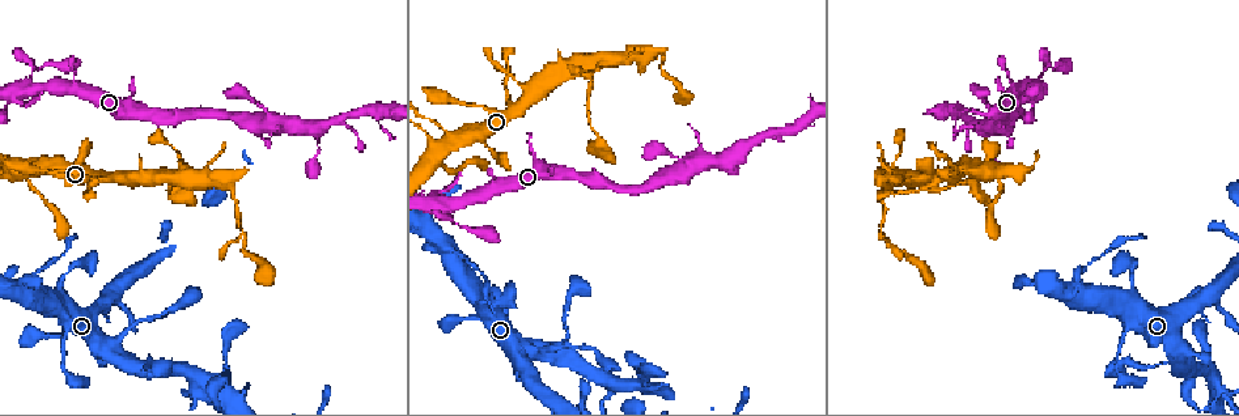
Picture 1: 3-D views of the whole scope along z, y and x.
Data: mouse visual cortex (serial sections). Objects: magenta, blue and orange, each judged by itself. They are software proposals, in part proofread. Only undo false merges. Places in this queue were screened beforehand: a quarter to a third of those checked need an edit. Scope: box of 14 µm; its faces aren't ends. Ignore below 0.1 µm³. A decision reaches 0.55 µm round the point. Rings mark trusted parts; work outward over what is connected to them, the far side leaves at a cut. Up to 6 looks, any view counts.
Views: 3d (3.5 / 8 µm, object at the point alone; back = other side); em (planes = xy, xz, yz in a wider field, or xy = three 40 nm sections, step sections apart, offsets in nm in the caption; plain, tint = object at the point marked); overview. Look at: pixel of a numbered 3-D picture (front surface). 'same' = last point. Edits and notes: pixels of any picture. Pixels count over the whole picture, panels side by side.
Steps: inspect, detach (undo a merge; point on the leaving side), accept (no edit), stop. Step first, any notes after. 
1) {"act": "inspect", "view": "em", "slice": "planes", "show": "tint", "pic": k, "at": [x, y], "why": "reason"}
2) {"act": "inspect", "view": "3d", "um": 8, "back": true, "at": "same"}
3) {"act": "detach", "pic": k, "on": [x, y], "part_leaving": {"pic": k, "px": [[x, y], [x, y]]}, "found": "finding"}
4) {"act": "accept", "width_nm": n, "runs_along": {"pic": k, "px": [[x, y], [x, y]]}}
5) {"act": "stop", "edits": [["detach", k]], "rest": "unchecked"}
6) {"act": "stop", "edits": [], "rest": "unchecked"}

{"act": "inspect", "view": "em", "slice": "xy", "step": 5, "show": "tint", "pic": 1, "at": [226, 184], "why": "thick turns thin"}

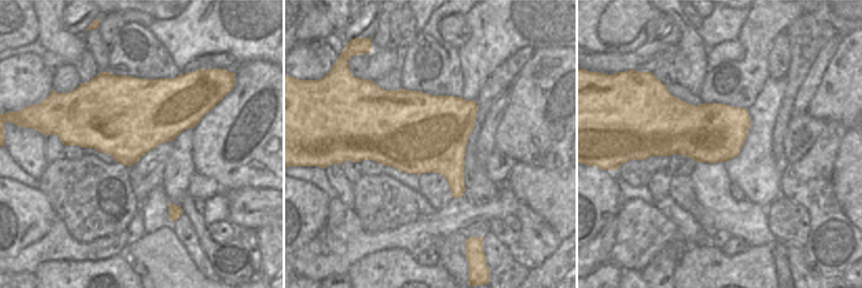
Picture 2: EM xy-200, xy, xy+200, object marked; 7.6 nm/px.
{"act": "inspect", "view": "3d", "um": 3.5, "at": "same", "why": "see where the arms go"}

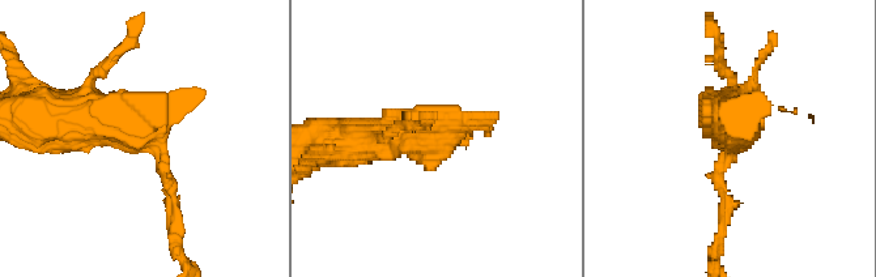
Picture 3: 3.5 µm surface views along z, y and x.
{"act": "accept", "width_nm": 650, "runs_along": {"pic": 3, "px": [[63, 118], [140, 131], [160, 150], [171, 214]]}, "found": "one cell here"}

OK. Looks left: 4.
{"act": "inspect", "view": "3d", "um": 3.5, "pic": 1, "at": [661, 67], "why": "thin neck"}

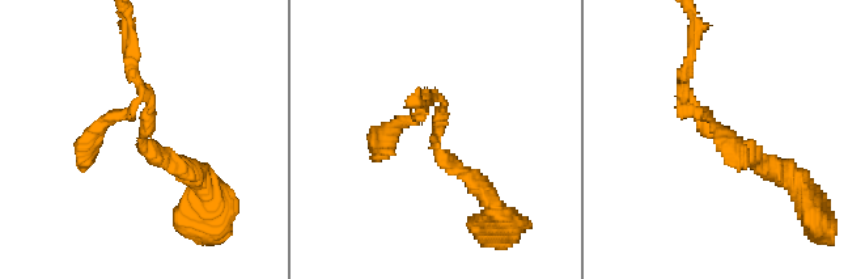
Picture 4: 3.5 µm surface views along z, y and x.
{"act": "inspect", "view": "em", "slice": "xy", "step": 1, "show": "tint", "pic": 4, "at": [435, 142], "arm_widths_nm": [150, 200], "why": "need the tissue"}

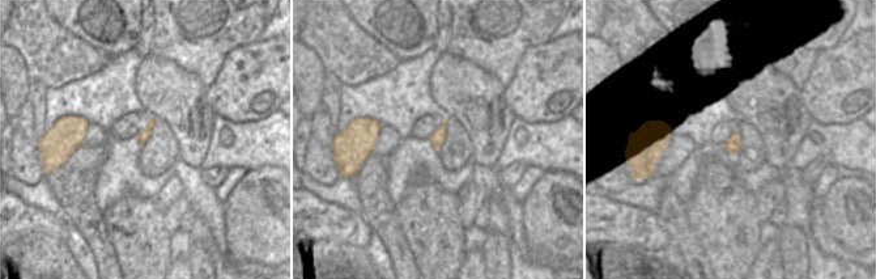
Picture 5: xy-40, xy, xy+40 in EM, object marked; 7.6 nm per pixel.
{"act": "accept", "runs_along": {"pic": 4, "px": [[685, 77], [712, 130], [785, 174]]}, "found": "all the same cell"}

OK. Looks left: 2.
{"act": "inspect", "view": "3d", "um": 3.5, "pic": 1, "at": [627, 383], "why": "thick turns thin"}

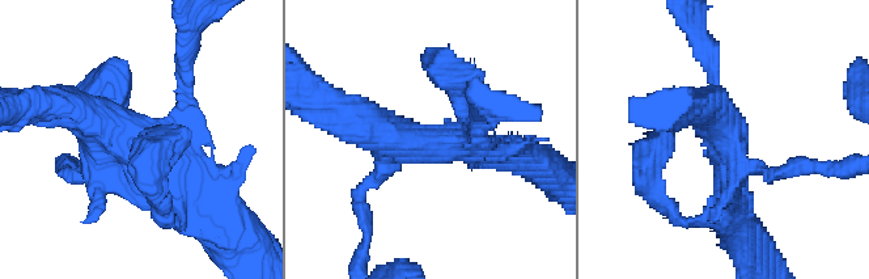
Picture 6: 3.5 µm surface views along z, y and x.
{"act": "inspect", "view": "em", "slice": "planes", "show": "tint", "pic": 6, "at": [429, 140]}

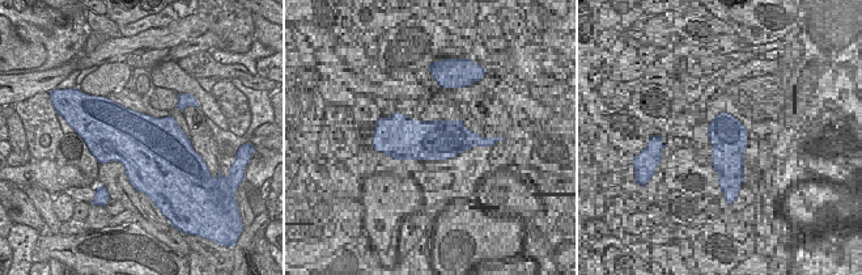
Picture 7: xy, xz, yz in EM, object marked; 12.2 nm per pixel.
{"act": "accept", "width_nm": 800, "runs_along": {"pic": 6, "px": [[68, 108], [164, 180], [169, 216]]}, "found": "all the same cell"}

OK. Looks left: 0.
{"act": "stop", "edits": [], "rest": "unchecked"}

